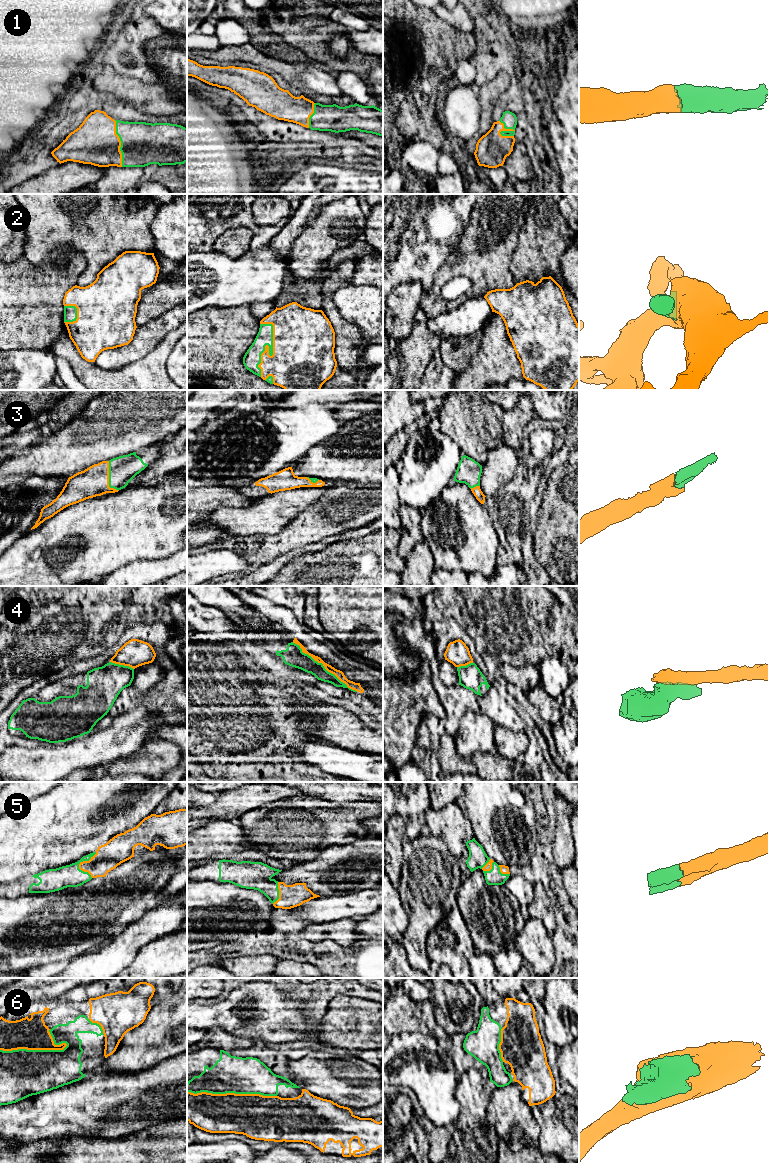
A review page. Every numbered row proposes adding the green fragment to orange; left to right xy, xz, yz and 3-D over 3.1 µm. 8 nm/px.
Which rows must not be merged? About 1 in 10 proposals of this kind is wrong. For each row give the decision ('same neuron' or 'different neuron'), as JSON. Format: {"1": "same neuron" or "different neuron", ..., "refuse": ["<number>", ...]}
{"1": "same neuron", "2": "same neuron", "3": "same neuron", "4": "different neuron", "5": "same neuron", "6": "same neuron", "refuse": ["4"]}

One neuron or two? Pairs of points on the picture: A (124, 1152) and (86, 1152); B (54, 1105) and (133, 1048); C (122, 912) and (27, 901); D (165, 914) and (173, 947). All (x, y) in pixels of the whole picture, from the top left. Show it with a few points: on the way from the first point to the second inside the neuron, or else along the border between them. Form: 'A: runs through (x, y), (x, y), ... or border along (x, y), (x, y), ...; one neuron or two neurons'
A: runs through (115, 1152), (95, 1152); one neuron
B: border along (98, 1068), (104, 1071), (126, 1072); two neurons
C: runs through (98, 909), (85, 901), (51, 901); one neuron
D: border along (171, 932), (158, 936), (148, 942); two neurons

